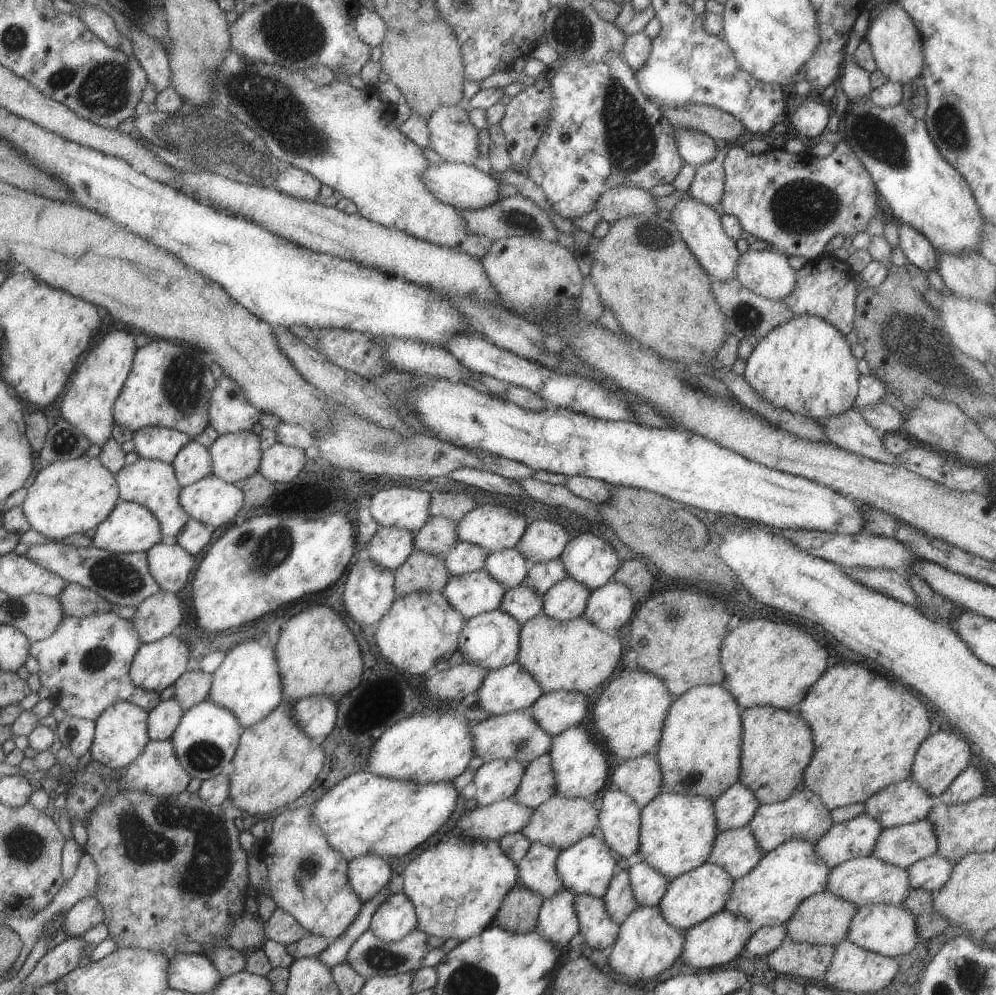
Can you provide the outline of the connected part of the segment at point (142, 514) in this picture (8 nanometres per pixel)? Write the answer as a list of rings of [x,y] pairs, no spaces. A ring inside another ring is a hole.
[[[120,501],[117,507],[96,528],[92,547],[111,553],[146,552],[156,543],[164,542],[160,523],[145,506],[130,501]]]

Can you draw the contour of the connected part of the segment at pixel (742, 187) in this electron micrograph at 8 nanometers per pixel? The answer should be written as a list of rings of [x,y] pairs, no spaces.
[[[845,140],[835,144],[832,154],[824,158],[810,154],[792,154],[785,148],[770,148],[760,154],[751,154],[741,146],[730,146],[723,167],[725,187],[719,206],[721,213],[738,218],[750,240],[763,240],[787,257],[800,256],[814,261],[820,258],[827,243],[837,234],[853,239],[858,232],[867,229],[873,218],[890,218],[870,173]]]

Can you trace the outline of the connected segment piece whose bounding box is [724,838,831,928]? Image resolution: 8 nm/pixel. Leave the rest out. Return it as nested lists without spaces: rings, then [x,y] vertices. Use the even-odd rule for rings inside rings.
[[[802,838],[786,841],[764,854],[748,874],[733,880],[724,910],[744,917],[754,928],[784,925],[804,899],[827,890],[826,885],[830,869],[817,857],[815,845],[812,842]]]

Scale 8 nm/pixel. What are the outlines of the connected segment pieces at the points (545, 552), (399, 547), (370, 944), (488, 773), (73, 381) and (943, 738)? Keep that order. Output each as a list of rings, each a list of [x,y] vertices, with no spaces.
[[[538,519],[526,527],[518,544],[528,568],[558,558],[568,544],[564,526],[550,520]]]
[[[380,527],[370,539],[368,558],[395,571],[414,552],[415,533],[406,529]]]
[[[416,928],[402,940],[389,943],[378,938],[375,932],[368,929],[356,939],[356,942],[348,951],[345,962],[355,971],[358,971],[365,979],[374,976],[391,977],[395,974],[410,973],[410,970],[416,970],[422,957],[429,951],[426,948],[426,944],[424,944],[426,937],[428,936]]]
[[[496,759],[484,763],[478,768],[473,779],[478,806],[488,806],[510,798],[515,794],[524,773],[525,767],[522,763],[512,759]]]
[[[114,330],[105,336],[86,356],[76,374],[72,374],[61,406],[61,418],[81,430],[91,444],[102,446],[111,436],[115,424],[112,407],[128,378],[137,348],[134,334]]]
[[[944,725],[934,735],[928,735],[926,740],[919,746],[912,765],[912,780],[916,781],[931,797],[938,798],[951,784],[954,779],[971,764],[975,764],[975,755],[971,745],[958,732]]]

